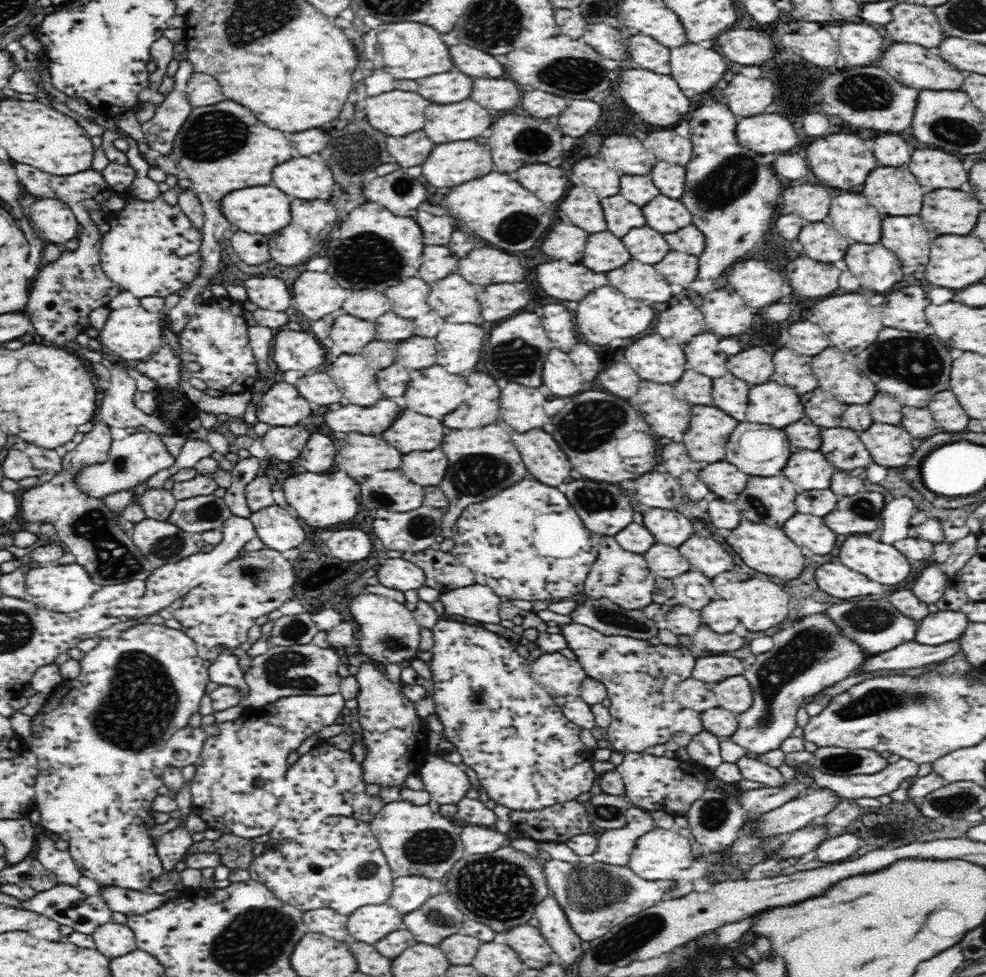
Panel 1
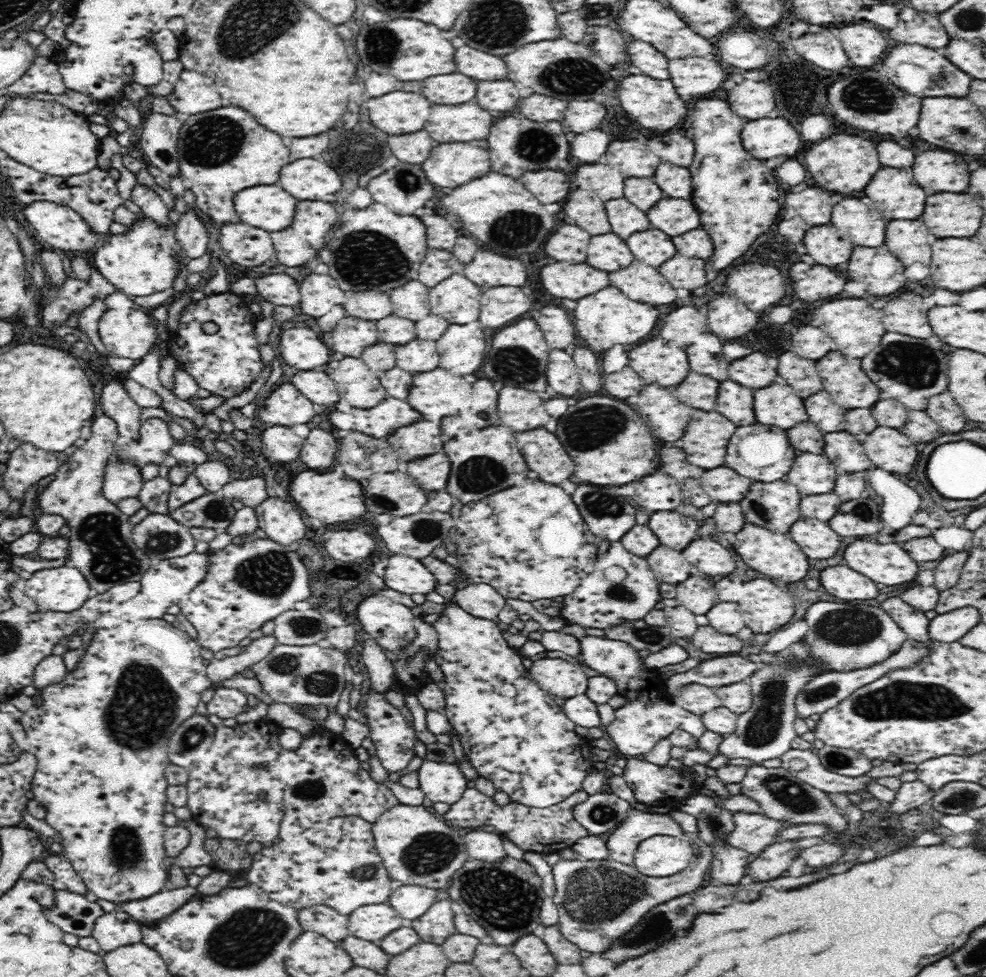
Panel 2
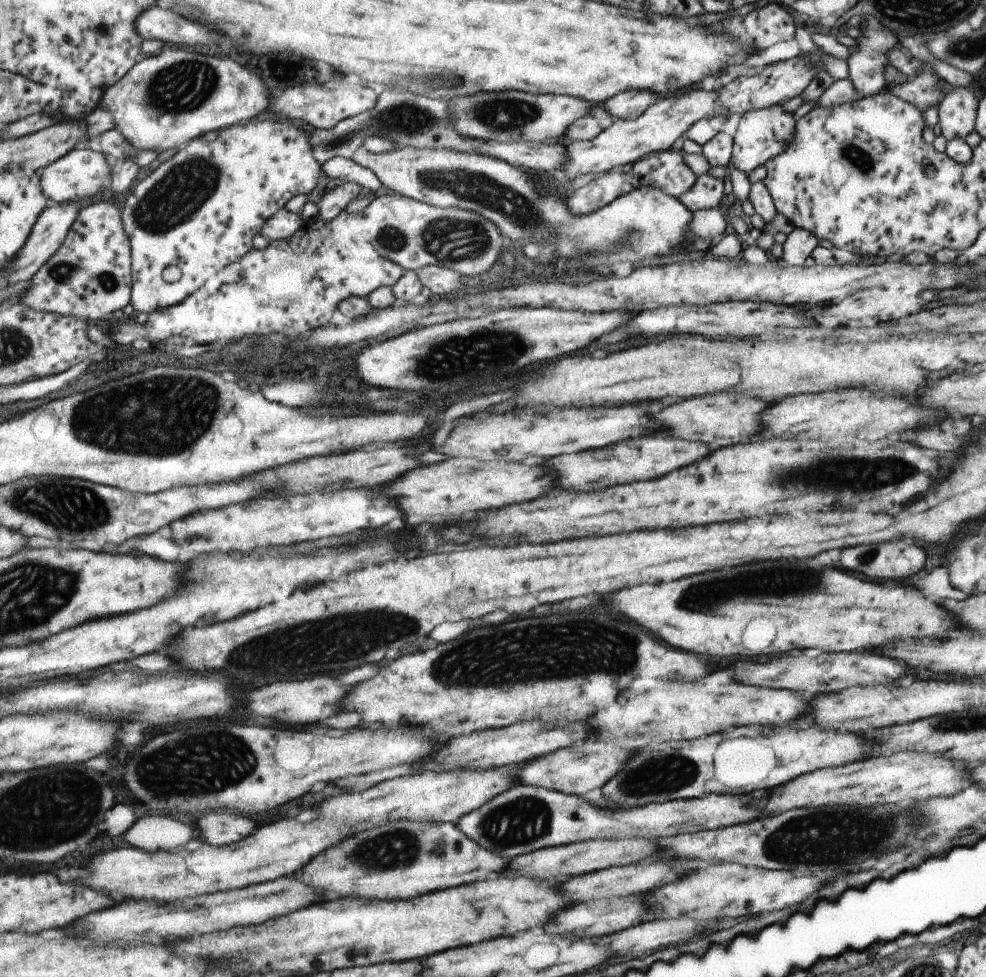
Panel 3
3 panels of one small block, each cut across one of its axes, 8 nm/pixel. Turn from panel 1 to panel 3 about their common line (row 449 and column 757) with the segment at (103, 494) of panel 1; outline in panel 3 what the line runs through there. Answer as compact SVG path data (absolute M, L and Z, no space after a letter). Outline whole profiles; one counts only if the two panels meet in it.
M782 103L773 104L769 108L747 111L739 119L737 129L732 136L731 156L728 164L744 173L751 172L759 166L765 166L767 160L783 152L783 148L791 142L795 132L793 113L783 110Z

